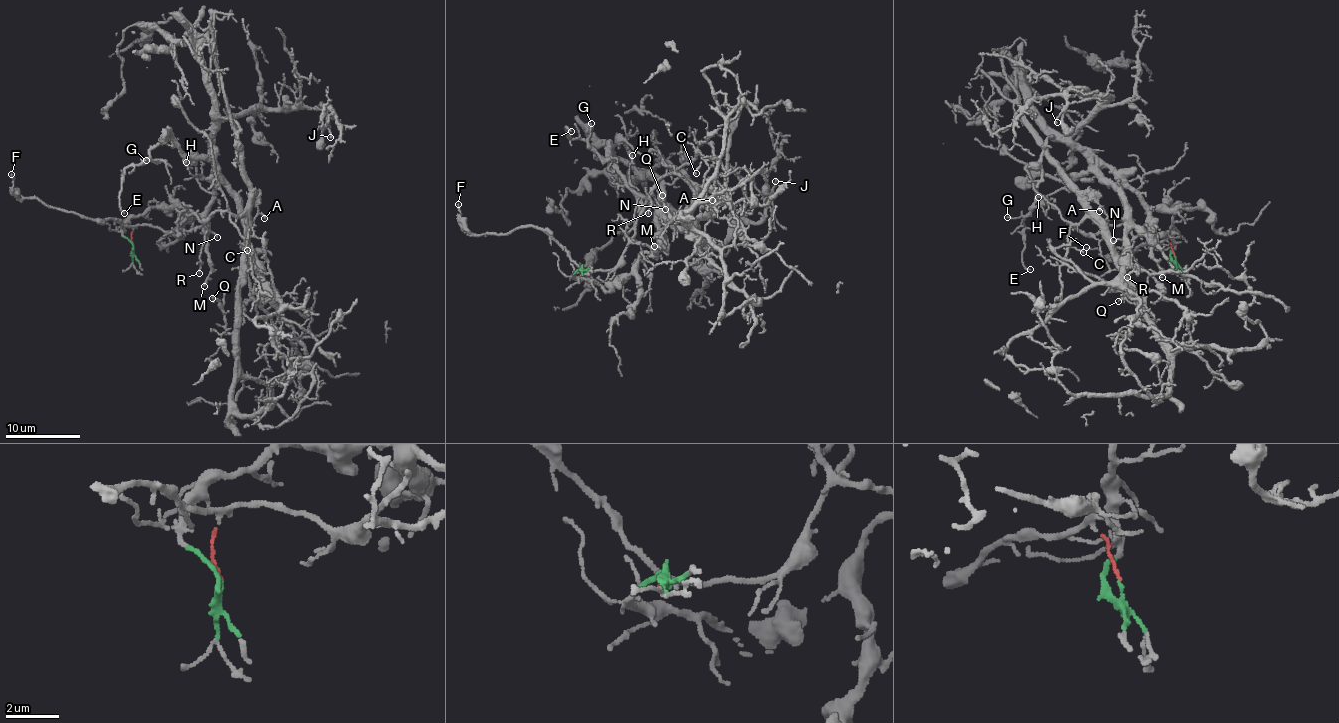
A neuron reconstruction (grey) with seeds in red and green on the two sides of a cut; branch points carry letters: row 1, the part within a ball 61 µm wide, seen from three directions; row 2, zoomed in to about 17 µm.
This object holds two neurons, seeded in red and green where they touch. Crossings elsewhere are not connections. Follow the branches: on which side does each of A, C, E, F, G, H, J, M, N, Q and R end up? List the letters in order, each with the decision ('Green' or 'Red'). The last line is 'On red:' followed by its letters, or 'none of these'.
A: Red
C: Red
E: Green
F: Red
G: Green
H: Green
J: Green
M: Green
N: Red
Q: Red
R: Red
On red: A, C, F, N, Q, R

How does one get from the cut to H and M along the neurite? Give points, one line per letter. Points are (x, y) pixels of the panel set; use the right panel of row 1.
H: (1173, 256), (1172, 206), (1165, 203), (1148, 213), (1136, 193), (1105, 166), (1037, 197)
M: (1173, 256), (1170, 253), (1176, 211), (1165, 203), (1147, 215), (1154, 228), (1154, 261), (1162, 278)

